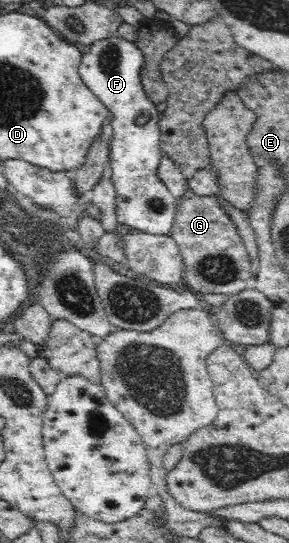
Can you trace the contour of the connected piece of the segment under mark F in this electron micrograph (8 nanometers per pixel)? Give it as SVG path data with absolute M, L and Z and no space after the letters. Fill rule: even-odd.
M117 34L114 39L100 40L92 46L91 51L82 58L79 73L97 100L113 113L115 135L113 135L113 151L110 151L110 145L108 145L108 159L113 159L113 183L115 183L115 189L119 193L119 197L117 197L119 223L148 234L171 236L177 198L172 196L169 188L159 180L157 174L162 158L160 151L161 130L158 124L160 112L157 109L157 104L148 98L145 88L140 83L141 67L144 63L145 58L143 53L136 48L136 43L126 41ZM142 111L147 111L151 115L151 120L146 126L137 126L135 125L135 118Z

